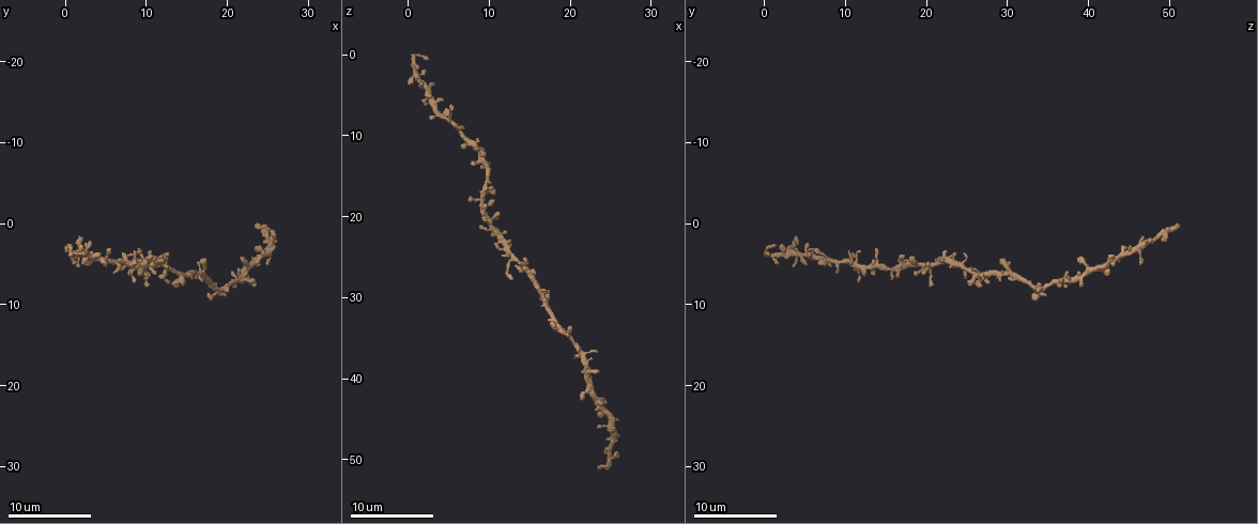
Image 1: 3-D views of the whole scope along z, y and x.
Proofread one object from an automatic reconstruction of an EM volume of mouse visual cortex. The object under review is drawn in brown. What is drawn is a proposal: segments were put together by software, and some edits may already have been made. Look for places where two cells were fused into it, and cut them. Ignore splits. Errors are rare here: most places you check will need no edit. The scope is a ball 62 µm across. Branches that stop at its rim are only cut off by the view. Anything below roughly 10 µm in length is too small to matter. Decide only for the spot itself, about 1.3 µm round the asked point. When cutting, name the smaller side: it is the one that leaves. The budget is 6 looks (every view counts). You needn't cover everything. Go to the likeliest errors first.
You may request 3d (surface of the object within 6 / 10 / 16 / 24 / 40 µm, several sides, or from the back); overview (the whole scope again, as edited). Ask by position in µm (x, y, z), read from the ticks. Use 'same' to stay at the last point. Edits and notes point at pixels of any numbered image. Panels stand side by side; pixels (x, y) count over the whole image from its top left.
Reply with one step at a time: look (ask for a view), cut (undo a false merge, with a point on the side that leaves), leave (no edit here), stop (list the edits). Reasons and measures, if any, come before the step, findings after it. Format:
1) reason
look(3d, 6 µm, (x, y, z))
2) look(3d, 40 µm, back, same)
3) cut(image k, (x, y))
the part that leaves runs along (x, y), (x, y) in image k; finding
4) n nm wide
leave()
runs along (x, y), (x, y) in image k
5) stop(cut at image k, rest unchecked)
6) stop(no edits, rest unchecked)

look(3d, 6 µm, (13.8, 5.8, 25.8))

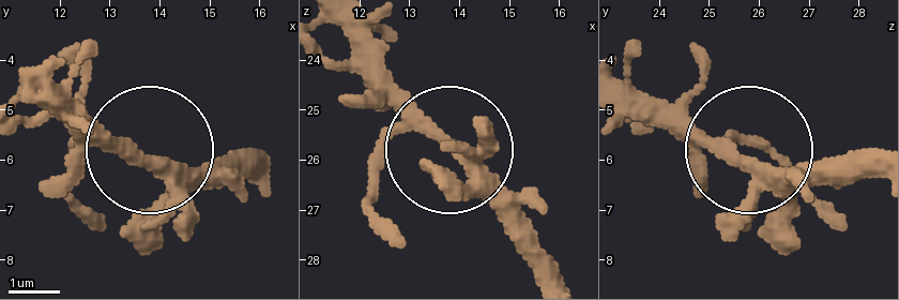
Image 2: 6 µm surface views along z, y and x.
side arm 34 µm
leave()
runs along (743, 169), (837, 174) in image 2; one cell here

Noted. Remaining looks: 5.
four-way junction
look(3d, 6 µm, (20.8, 7.4, 36.4))

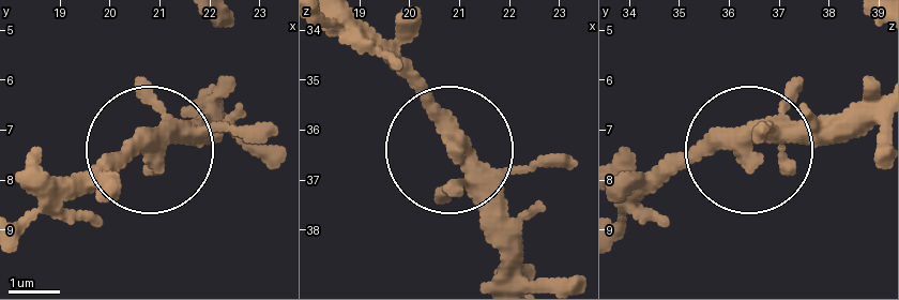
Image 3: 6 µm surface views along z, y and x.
4 arms
leave()
runs along (344, 19), (408, 84), (497, 237), (535, 275) in image 3; continuous, no second cell

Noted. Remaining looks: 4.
three-way junction
look(3d, 10 µm, (10.6, 5.0, 21.4))

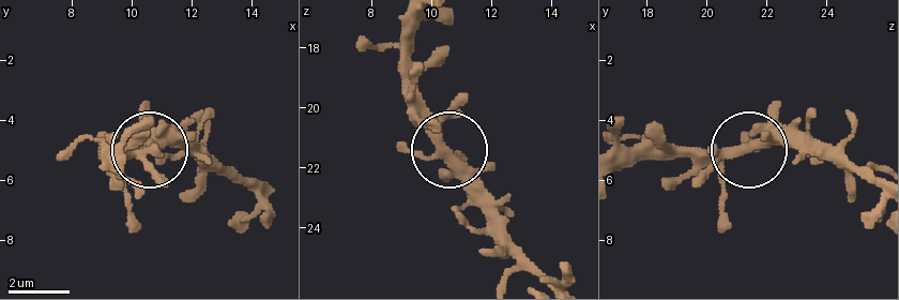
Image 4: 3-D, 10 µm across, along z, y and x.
leave()
continuous, no second cell

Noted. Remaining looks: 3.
stop(no edits, rest unchecked)

